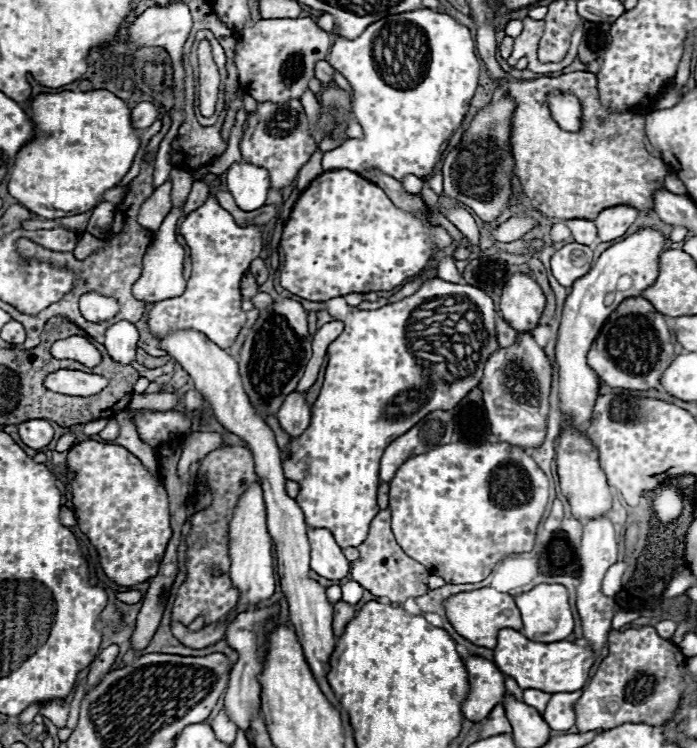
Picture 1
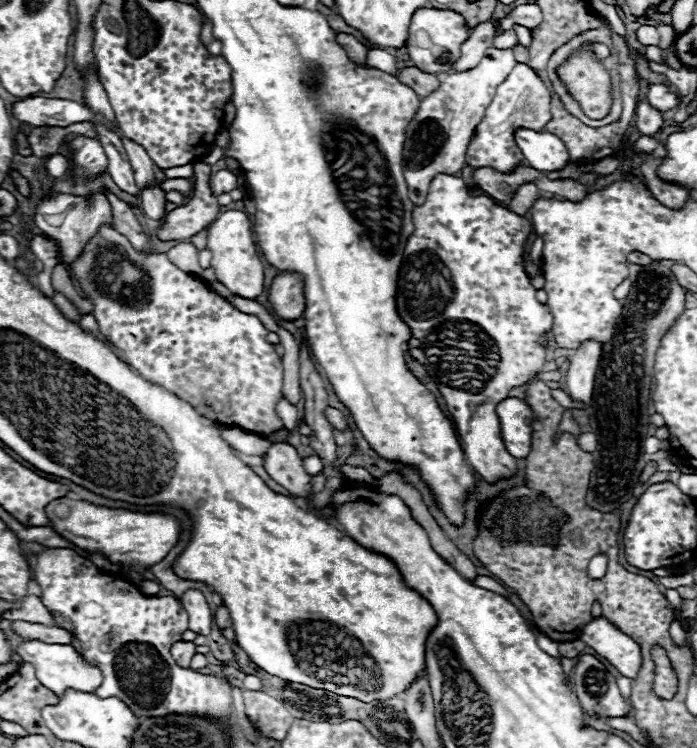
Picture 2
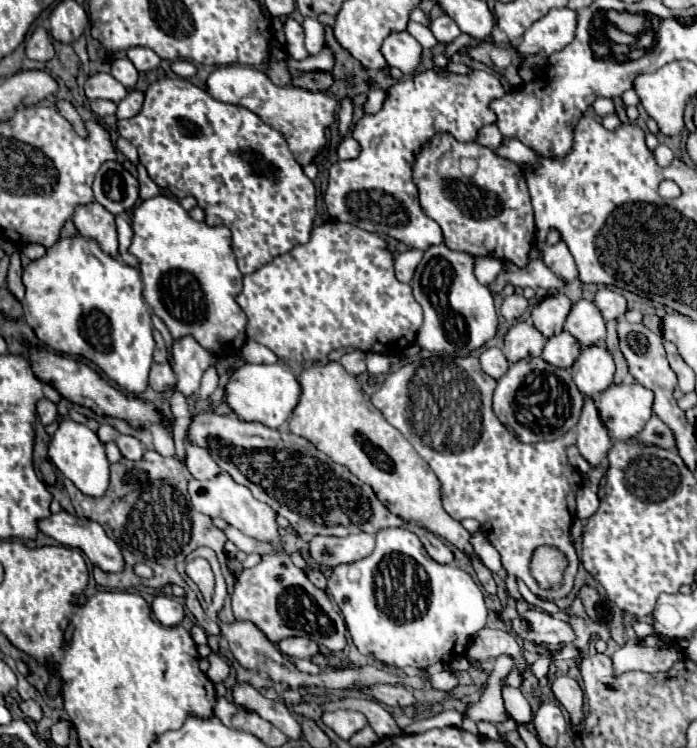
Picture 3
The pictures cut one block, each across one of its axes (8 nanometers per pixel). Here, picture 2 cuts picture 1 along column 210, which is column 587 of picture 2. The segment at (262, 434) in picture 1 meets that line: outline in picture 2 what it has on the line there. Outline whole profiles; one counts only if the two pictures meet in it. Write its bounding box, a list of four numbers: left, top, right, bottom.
[566,340,600,406]

